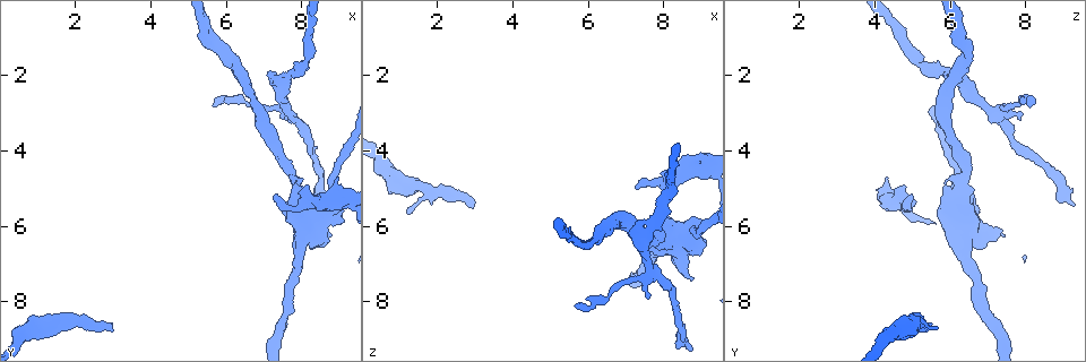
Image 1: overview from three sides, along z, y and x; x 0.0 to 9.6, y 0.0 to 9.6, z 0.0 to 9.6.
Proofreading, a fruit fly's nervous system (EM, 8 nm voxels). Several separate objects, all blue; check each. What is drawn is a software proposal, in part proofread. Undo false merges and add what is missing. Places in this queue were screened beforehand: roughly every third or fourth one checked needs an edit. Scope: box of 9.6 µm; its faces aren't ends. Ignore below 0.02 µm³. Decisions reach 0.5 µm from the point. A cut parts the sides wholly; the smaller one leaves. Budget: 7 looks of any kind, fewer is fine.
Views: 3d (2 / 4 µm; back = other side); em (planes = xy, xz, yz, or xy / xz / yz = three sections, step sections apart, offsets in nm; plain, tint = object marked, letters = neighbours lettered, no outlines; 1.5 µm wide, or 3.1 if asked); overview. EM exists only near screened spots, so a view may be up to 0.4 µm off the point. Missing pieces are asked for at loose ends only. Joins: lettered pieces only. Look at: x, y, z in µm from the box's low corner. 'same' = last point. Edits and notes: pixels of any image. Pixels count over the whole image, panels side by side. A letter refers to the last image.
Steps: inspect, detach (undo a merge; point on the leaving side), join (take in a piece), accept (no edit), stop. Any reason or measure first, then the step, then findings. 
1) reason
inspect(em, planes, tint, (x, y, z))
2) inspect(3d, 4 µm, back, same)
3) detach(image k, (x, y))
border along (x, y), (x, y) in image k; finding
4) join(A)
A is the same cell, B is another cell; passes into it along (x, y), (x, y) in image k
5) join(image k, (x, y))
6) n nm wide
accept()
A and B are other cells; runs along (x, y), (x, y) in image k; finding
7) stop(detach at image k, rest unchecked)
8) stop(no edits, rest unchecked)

an open end
inspect(3d, 2 µm, (2.95, 8.60, 5.50))

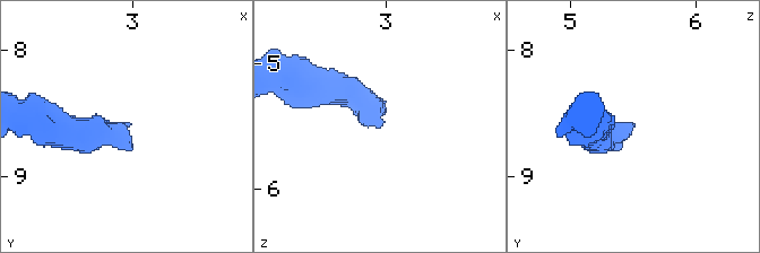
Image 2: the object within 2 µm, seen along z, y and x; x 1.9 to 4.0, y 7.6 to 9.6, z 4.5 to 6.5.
need the tissue
inspect(em, planes, letters, (2.96, 8.56, 5.52))

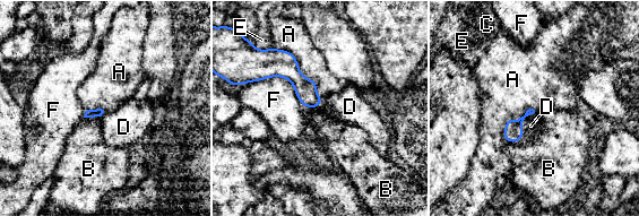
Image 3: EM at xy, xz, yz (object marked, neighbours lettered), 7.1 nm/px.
A touches over 500 nm
join(D)
D is the same cell, A, B, C, E and F are other cells; it goes on there

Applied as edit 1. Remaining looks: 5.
inspect(em, xy, step 4, letters, (7.90, 4.95, 6.25))

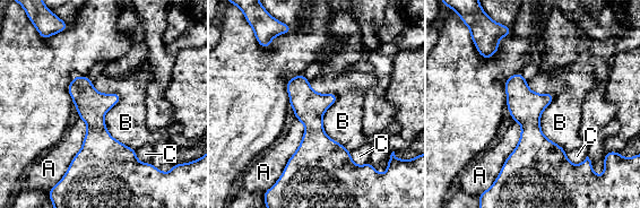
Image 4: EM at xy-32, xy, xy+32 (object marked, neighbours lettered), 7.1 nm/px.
accept()
A, B and C are other cells; border along (110, 92), (105, 128), (136, 150) in image 4; all the same cell

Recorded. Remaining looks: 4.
stop(join at image 3, rest unchecked)

